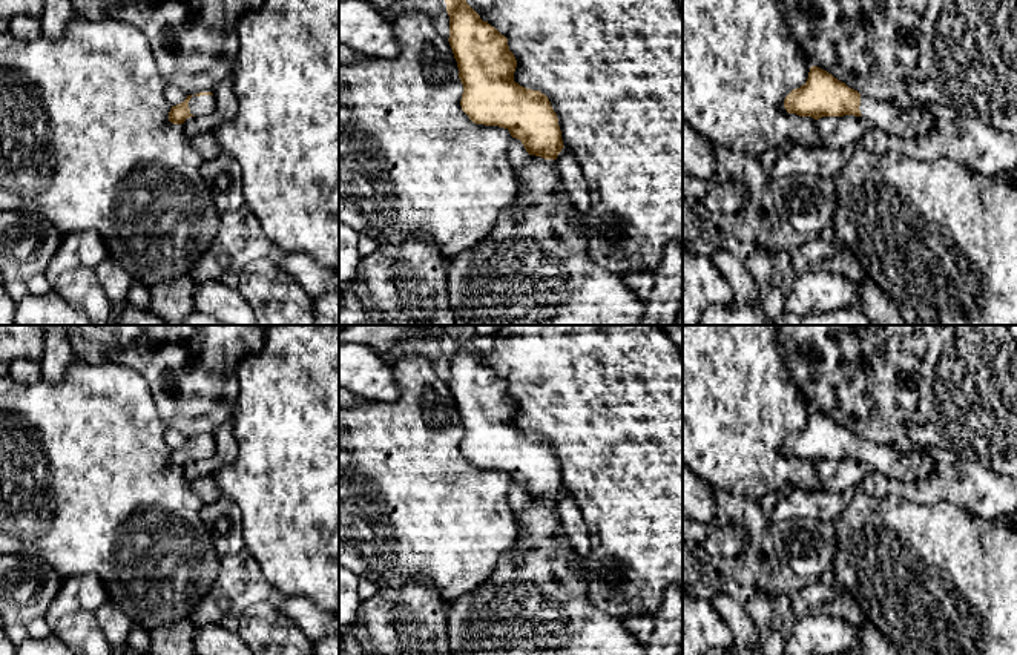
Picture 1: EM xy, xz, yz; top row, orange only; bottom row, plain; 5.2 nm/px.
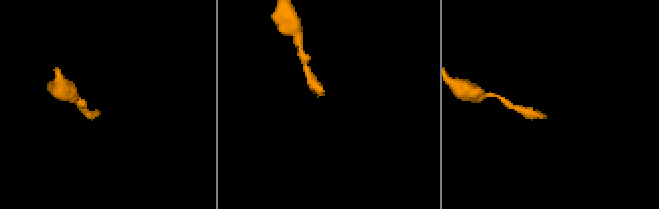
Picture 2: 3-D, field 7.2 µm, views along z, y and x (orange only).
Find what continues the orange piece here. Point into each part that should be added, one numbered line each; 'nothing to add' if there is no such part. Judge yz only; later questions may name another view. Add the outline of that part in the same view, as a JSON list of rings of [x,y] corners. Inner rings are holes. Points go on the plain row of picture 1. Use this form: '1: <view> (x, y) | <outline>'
1: yz (913, 467) | [[[861,439],[861,459],[888,479],[917,483],[931,476],[937,466],[934,460],[919,451],[899,453],[891,445]]]

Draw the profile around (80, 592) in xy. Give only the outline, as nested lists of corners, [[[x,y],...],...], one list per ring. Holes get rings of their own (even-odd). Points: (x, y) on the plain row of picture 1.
[[[77,574],[64,578],[44,620],[54,629],[63,617],[83,611],[95,612],[106,603],[109,603],[109,594],[103,581],[94,574]]]

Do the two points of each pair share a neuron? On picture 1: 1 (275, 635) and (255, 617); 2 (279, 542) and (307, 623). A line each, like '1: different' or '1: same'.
1: same
2: different

